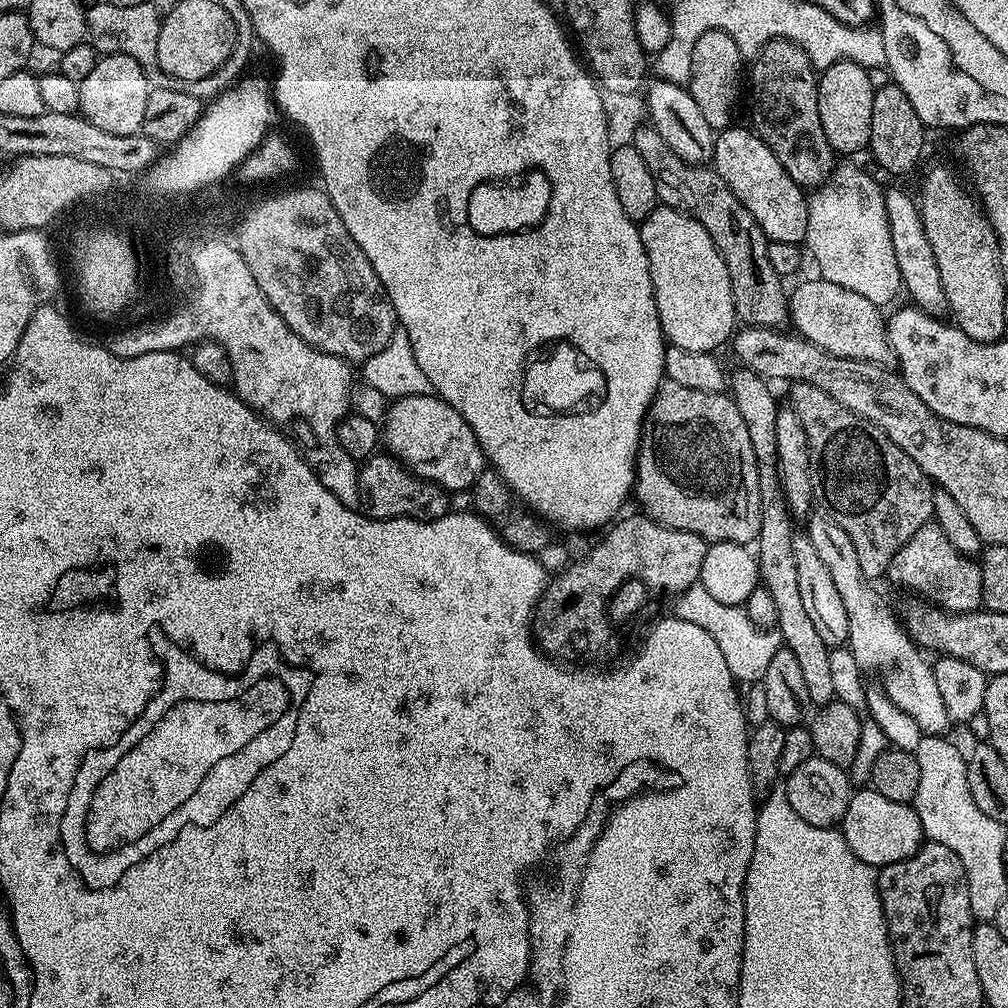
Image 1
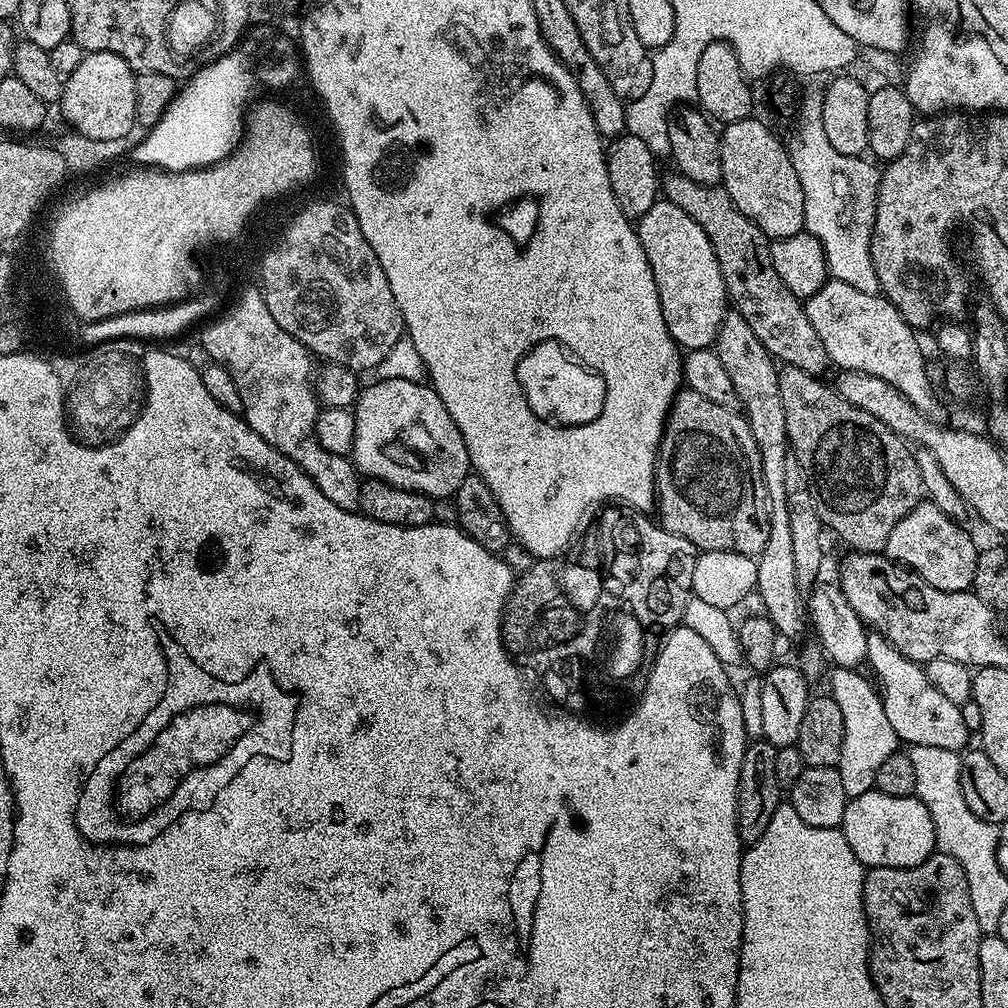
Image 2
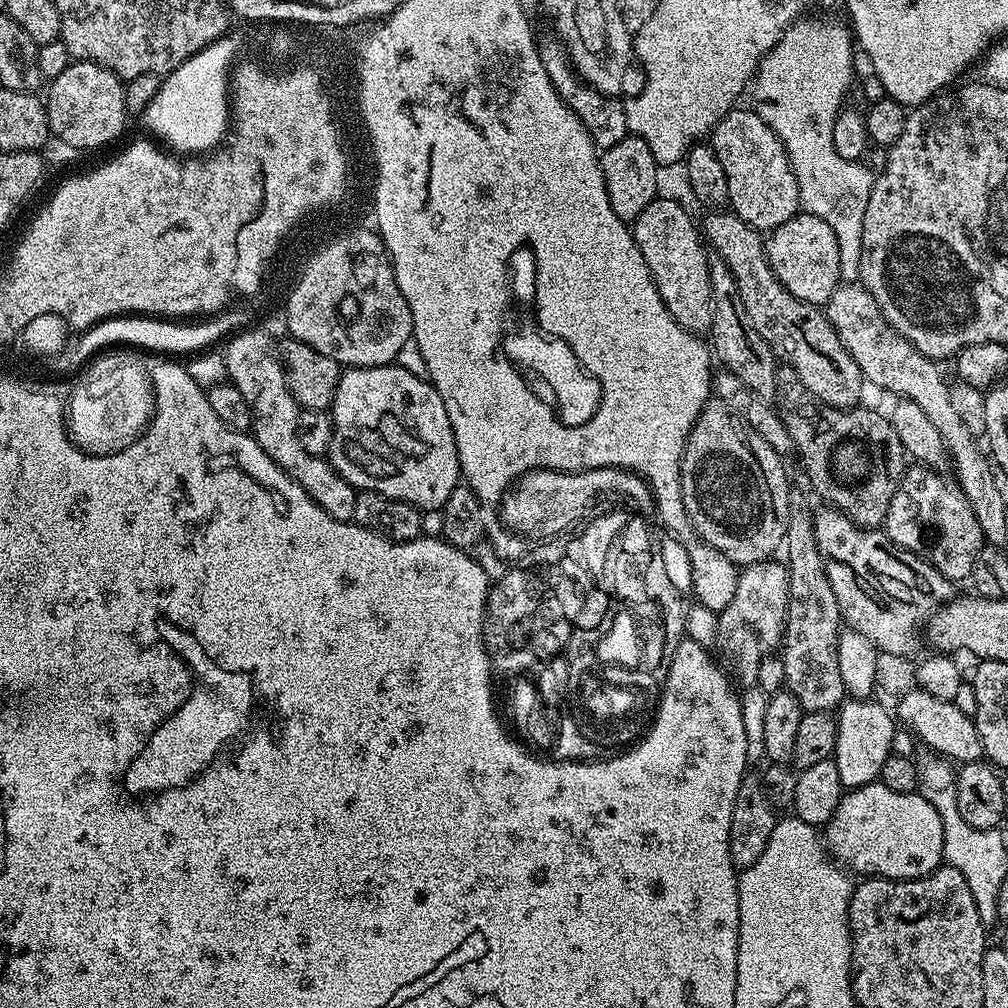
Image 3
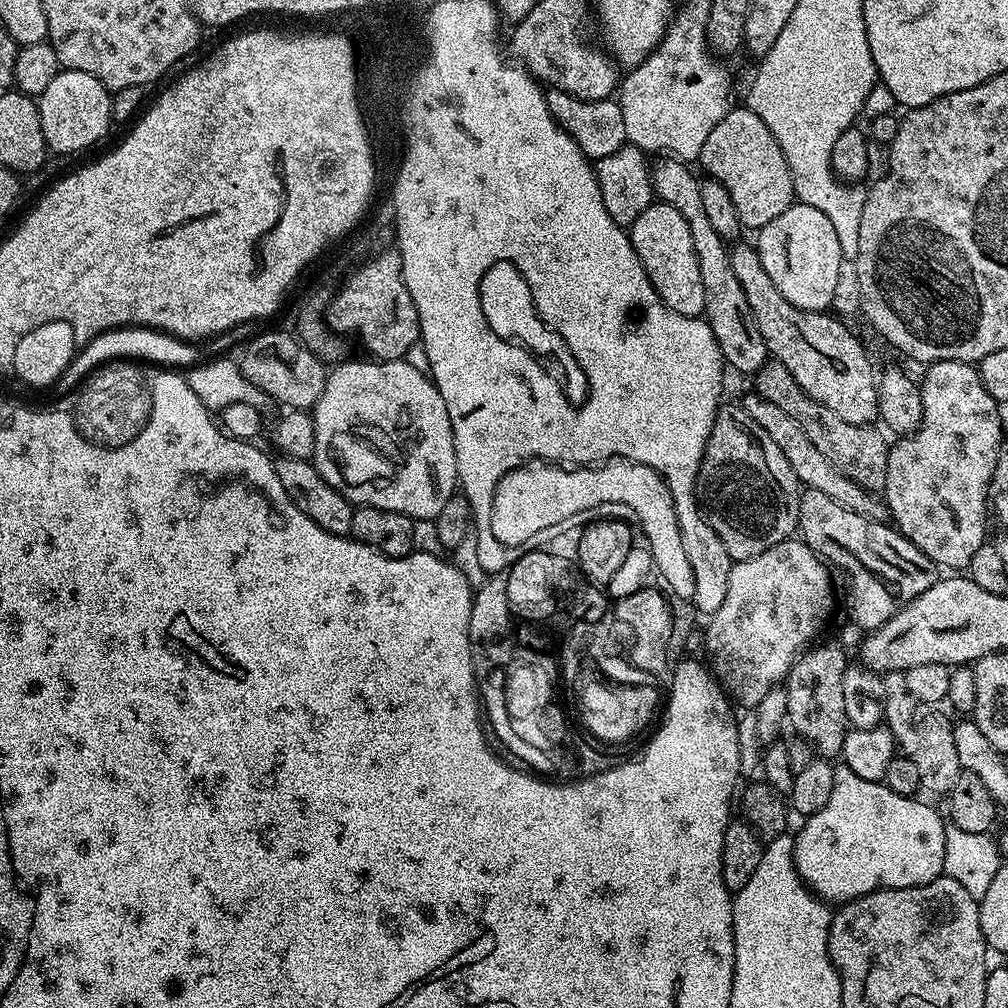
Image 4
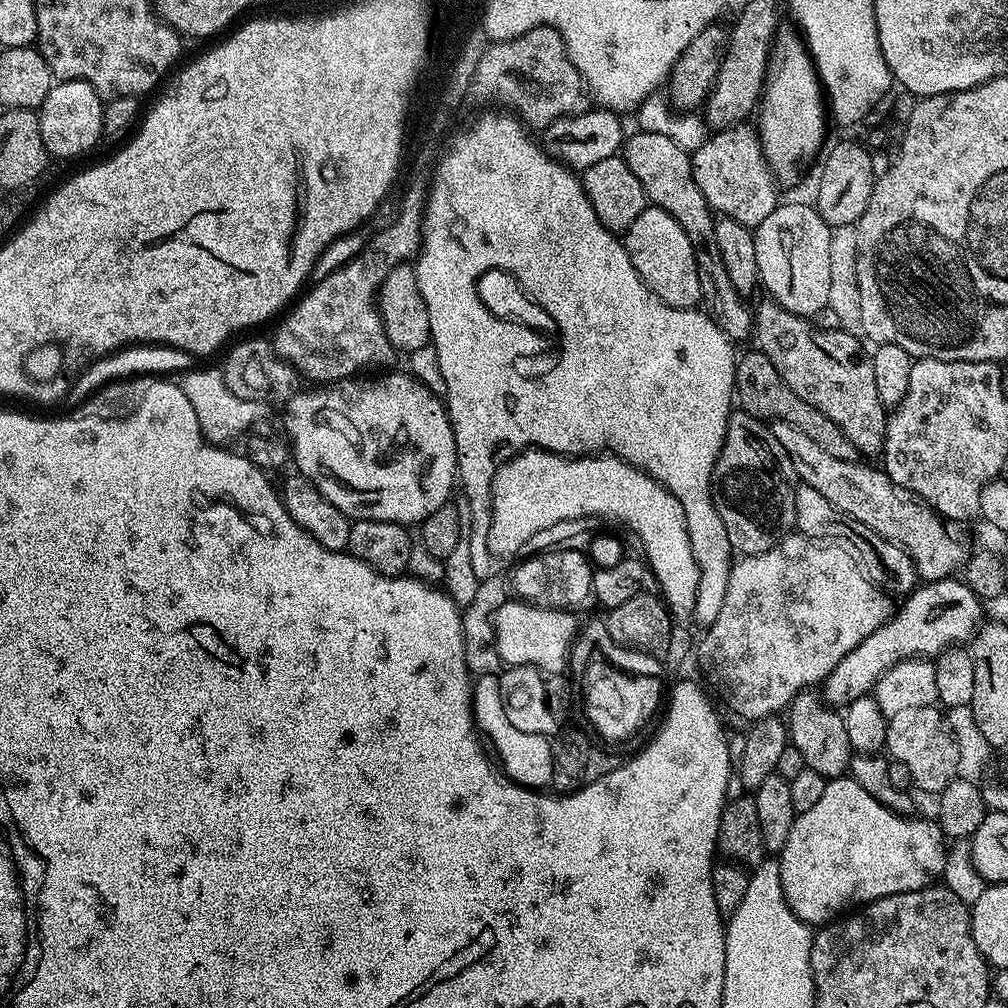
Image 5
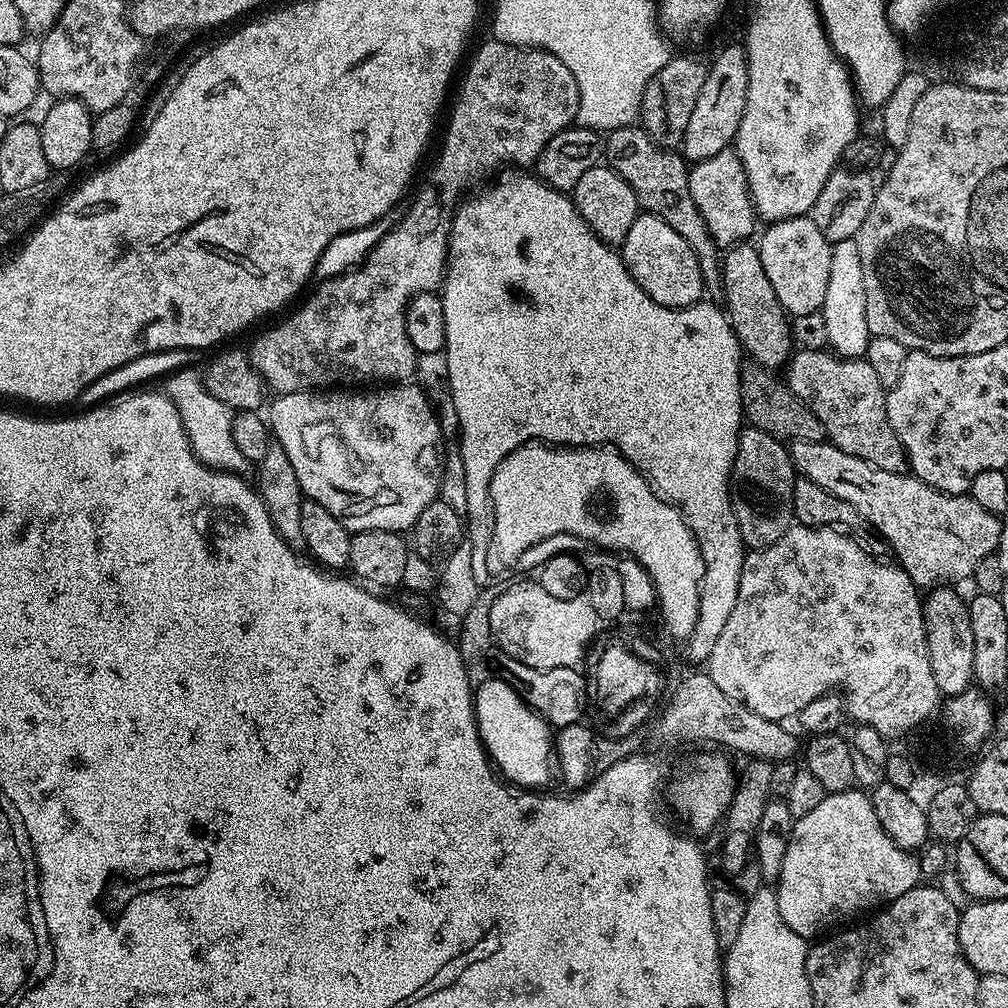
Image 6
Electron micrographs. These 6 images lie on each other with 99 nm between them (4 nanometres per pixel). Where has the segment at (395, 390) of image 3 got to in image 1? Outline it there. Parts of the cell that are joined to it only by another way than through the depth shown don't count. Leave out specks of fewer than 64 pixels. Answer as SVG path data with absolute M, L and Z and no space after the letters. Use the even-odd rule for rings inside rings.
M435 394L403 396L400 400L391 401L386 419L382 424L382 444L383 447L385 444L388 447L385 449L396 459L401 460L416 476L426 478L452 494L462 491L463 488L464 491L471 489L474 478L478 478L480 471L486 467L484 451L480 448L474 430L470 430L466 418L462 418L462 414L458 414L458 410L454 410L454 406L450 406Z

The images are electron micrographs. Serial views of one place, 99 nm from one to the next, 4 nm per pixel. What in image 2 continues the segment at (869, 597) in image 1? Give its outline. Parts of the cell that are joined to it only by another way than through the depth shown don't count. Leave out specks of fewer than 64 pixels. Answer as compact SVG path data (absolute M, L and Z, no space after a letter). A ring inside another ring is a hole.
M869 635L866 664L872 667L871 675L878 685L880 695L884 697L886 719L890 721L890 726L894 726L897 741L904 743L905 740L908 746L942 746L942 750L955 752L969 747L970 733L966 722L962 722L960 705L950 702L950 698L945 698L939 690L934 690L923 667L898 654L898 650L894 650L885 636Z

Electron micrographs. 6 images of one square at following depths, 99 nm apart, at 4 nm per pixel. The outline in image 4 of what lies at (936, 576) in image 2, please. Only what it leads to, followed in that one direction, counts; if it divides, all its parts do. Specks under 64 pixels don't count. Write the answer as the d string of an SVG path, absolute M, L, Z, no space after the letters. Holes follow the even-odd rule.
M940 360L936 364L927 365L925 372L928 373L925 374L924 380L922 379L920 384L920 393L922 394L920 425L914 432L901 435L897 439L900 441L889 447L888 461L886 462L886 482L882 489L882 500L886 505L887 515L889 517L892 515L890 520L896 531L901 532L910 542L914 542L914 546L918 546L918 550L922 550L922 554L926 554L926 558L930 558L941 569L964 570L967 569L970 558L974 558L978 546L982 546L986 542L984 527L987 526L988 520L990 524L990 491L988 492L988 487L992 484L992 475L995 474L996 463L1000 460L1000 443L1004 440L1004 424L1000 421L1002 408L990 394L990 390L986 390L975 363L963 360Z

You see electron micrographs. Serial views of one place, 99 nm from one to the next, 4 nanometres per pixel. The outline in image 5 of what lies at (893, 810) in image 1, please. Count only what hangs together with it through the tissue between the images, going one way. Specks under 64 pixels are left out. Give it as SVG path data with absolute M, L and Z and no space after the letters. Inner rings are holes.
M851 775L829 779L817 804L797 815L790 826L786 846L778 853L784 897L798 919L809 926L823 926L837 919L847 904L863 906L883 896L913 892L939 881L944 875L944 832L935 819L908 819L912 818L891 812L878 802L878 798L870 798L870 794L866 794L866 790L862 790Z

